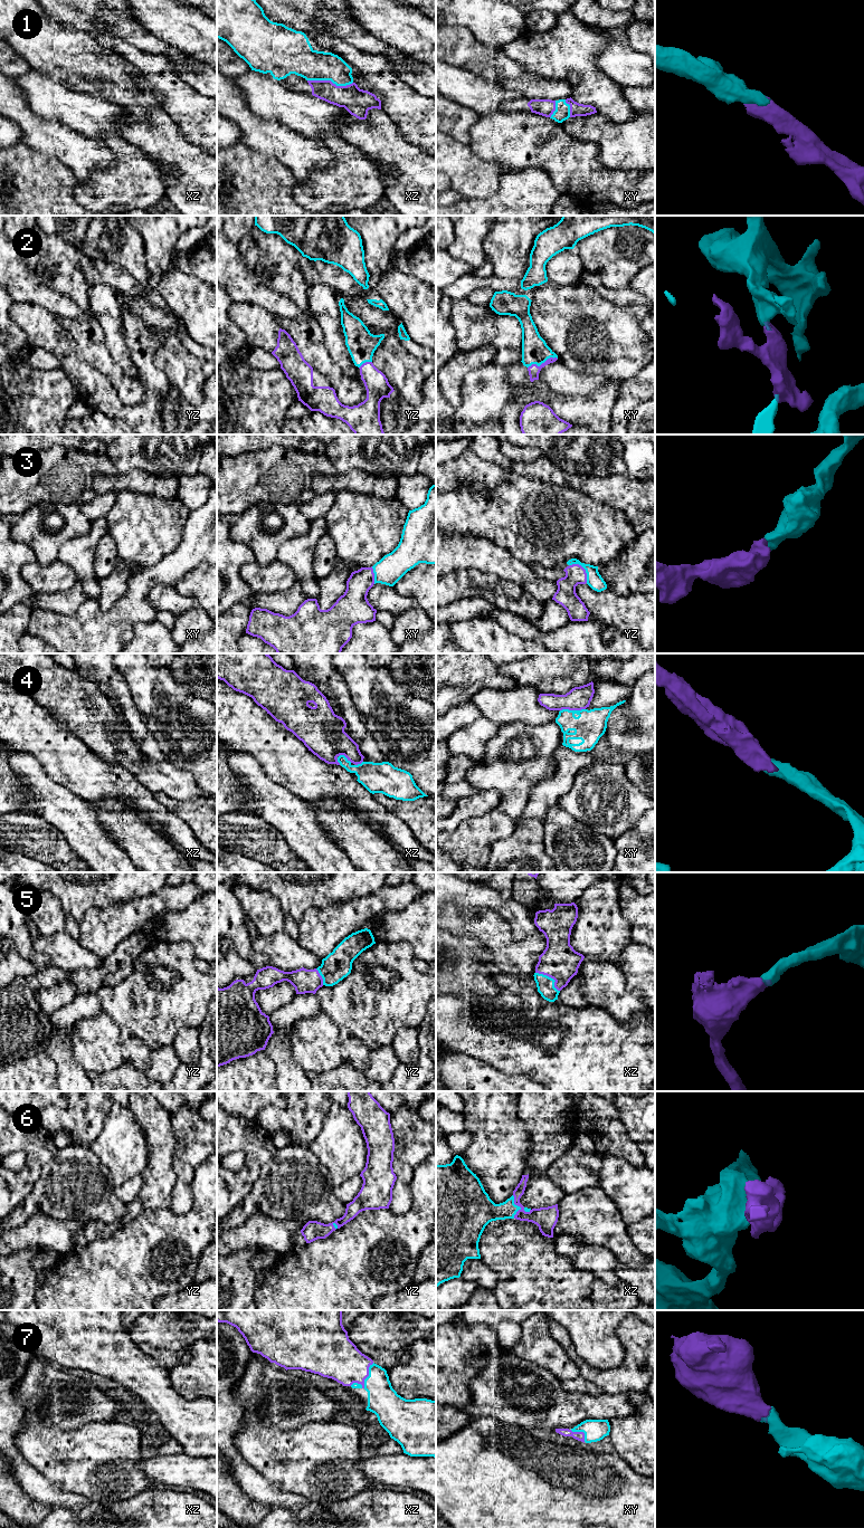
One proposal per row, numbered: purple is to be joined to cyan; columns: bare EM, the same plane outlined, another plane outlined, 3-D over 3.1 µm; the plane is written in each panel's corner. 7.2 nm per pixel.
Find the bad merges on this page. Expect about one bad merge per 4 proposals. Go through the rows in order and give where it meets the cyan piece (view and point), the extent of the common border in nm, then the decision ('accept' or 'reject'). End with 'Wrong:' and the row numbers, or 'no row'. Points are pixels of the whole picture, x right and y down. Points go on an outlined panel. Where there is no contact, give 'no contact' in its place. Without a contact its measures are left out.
1: meets cyan in xz at (330, 79); contact 320 nm long; accept
2: meets cyan in xy at (542, 362); contact 220 nm long; accept
3: meets cyan in yz at (584, 567); contact 190 nm long; accept
4: meets cyan in xy at (572, 710); contact 180 nm long; reject
5: meets cyan in xz at (550, 977); contact 220 nm long; accept
6: meets cyan in xz at (519, 1206); contact 170 nm long; accept
7: meets cyan in xz at (364, 1381); contact 240 nm long; accept
Wrong: 4

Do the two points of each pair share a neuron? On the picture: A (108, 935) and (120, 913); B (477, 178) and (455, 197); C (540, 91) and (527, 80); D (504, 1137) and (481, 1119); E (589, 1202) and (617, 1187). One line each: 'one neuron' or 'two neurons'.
A: one neuron
B: two neurons
C: one neuron
D: one neuron
E: two neurons

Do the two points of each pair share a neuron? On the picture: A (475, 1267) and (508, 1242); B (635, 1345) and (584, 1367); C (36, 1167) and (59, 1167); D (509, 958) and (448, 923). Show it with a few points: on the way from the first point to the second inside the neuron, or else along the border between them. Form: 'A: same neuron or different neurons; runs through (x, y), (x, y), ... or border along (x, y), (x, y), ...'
A: different neurons; border along (481, 1258), (495, 1272), (496, 1283)
B: same neuron; runs through (632, 1361), (617, 1375), (599, 1375)
C: different neurons; border along (59, 1149), (44, 1165), (41, 1174), (31, 1191)
D: same neuron; runs through (494, 943), (478, 927), (464, 925)

